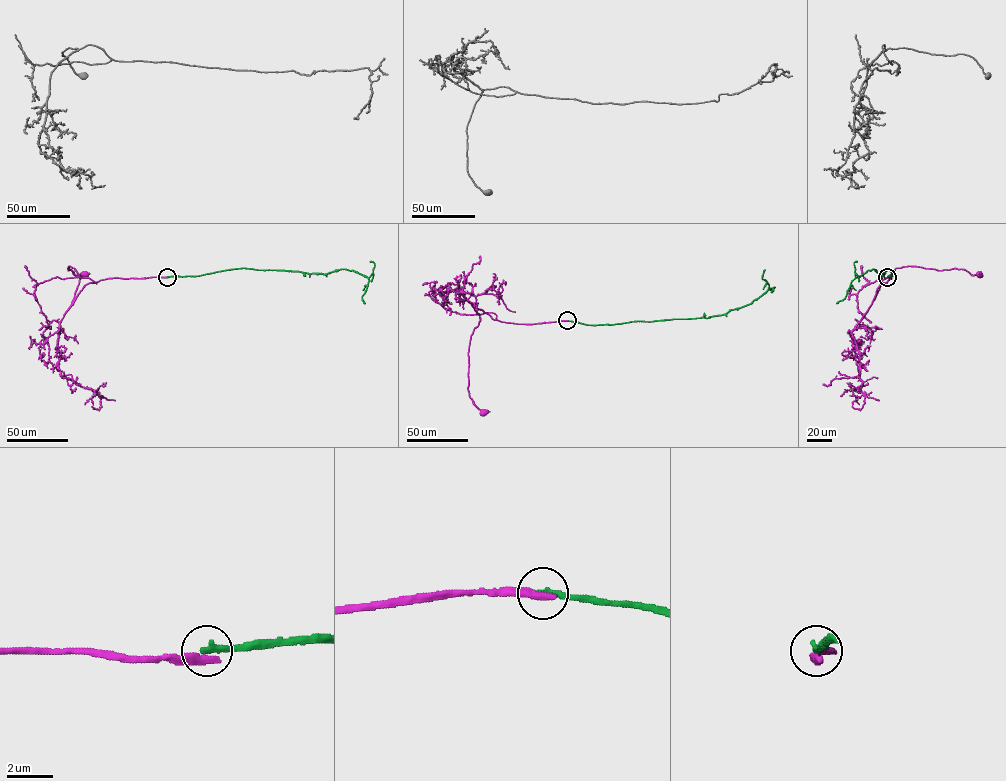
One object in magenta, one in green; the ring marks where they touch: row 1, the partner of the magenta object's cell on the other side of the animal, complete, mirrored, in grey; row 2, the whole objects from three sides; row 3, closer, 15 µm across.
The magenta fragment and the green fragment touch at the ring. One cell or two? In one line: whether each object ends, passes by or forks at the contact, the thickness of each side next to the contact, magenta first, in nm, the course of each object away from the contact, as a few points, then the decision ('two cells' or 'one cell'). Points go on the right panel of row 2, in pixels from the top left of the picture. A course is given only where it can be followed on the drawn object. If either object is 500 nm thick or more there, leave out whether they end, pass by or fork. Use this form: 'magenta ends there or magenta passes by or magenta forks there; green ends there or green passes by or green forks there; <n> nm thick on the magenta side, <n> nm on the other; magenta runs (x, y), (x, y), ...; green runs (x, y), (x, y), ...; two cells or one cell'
magenta ends there; green ends there; 440 nm thick on the magenta side, 340 nm on the other; magenta runs (887, 277), (891, 278), (880, 284), (871, 304), (881, 282), (896, 268), (956, 268), (979, 275); green runs (887, 277), (892, 276), (888, 268), (881, 274), (874, 269), (868, 270), (853, 279), (845, 298), (836, 303); two cells

